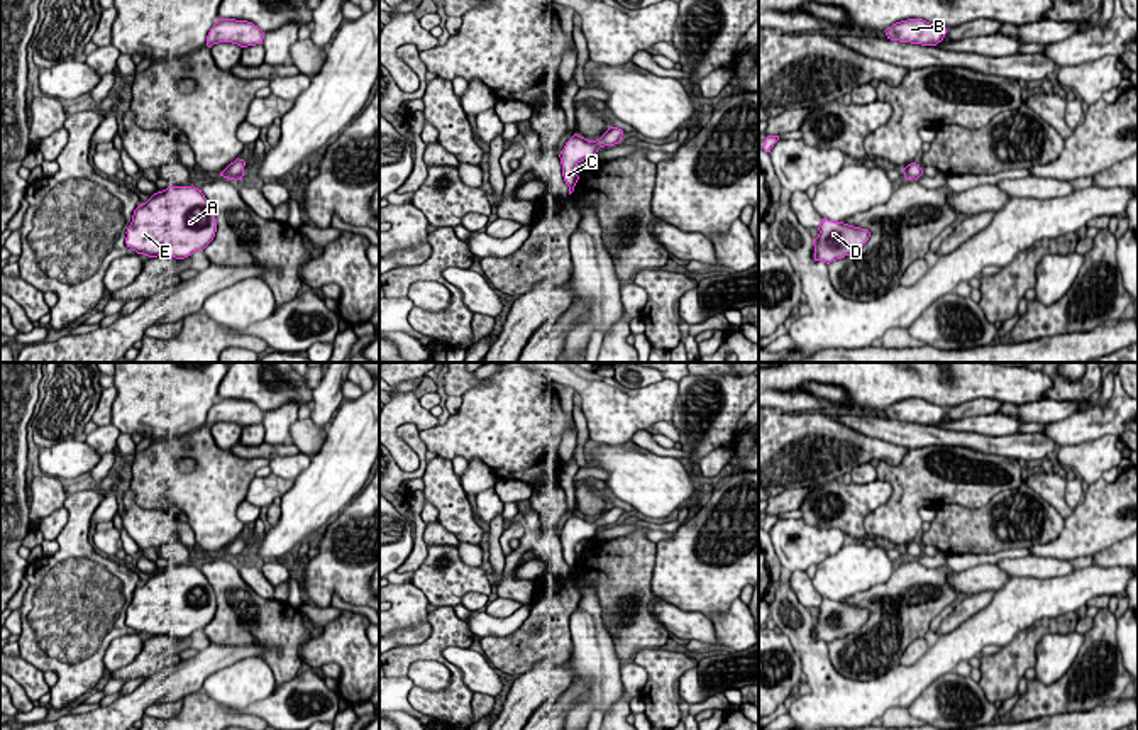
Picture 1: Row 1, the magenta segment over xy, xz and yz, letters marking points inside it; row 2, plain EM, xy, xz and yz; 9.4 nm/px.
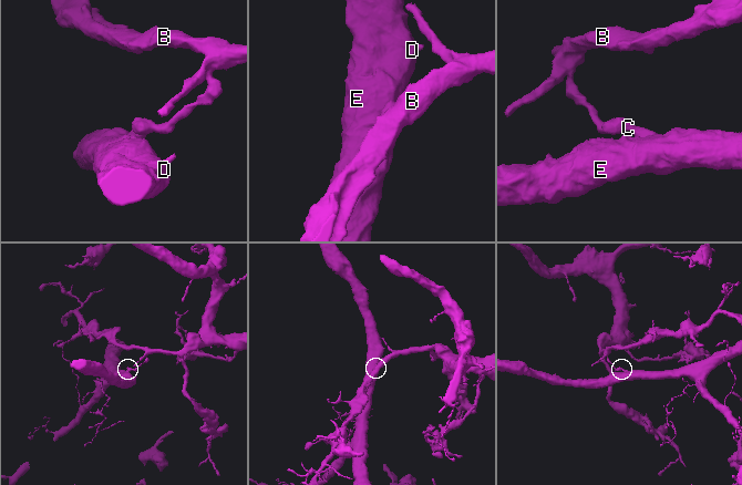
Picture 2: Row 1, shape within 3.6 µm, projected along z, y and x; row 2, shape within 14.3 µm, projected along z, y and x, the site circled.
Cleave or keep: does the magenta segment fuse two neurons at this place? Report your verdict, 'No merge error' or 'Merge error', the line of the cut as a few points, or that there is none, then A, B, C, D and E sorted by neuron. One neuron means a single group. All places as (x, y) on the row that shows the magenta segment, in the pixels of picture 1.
Merge error. Split along xz (612, 127), (607, 136), (617, 143). Groups: A C D E / B

